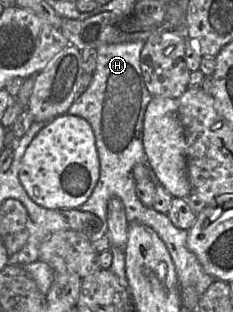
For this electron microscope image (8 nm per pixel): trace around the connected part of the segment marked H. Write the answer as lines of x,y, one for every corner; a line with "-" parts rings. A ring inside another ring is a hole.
138,40
104,44
97,48
97,66
92,80
67,111
70,115
86,119
91,125
100,161
97,184
87,201
76,209
91,212
107,223
108,202
112,197
118,197
124,205
129,223
137,222
151,227
164,242
175,265
180,286
192,286
201,296
215,278
205,272
196,255
189,250
188,230
177,228
166,214
145,206
136,194
136,181
132,170
138,163
147,166
155,186
161,185
148,162
143,146
144,114
153,98
145,85
140,67
140,55
144,44
144,41

